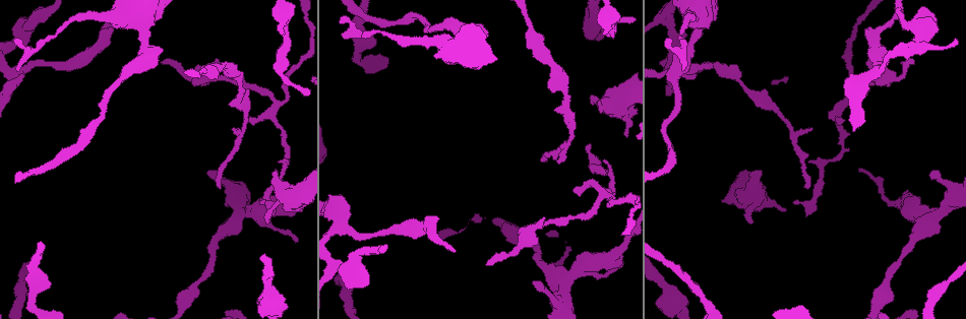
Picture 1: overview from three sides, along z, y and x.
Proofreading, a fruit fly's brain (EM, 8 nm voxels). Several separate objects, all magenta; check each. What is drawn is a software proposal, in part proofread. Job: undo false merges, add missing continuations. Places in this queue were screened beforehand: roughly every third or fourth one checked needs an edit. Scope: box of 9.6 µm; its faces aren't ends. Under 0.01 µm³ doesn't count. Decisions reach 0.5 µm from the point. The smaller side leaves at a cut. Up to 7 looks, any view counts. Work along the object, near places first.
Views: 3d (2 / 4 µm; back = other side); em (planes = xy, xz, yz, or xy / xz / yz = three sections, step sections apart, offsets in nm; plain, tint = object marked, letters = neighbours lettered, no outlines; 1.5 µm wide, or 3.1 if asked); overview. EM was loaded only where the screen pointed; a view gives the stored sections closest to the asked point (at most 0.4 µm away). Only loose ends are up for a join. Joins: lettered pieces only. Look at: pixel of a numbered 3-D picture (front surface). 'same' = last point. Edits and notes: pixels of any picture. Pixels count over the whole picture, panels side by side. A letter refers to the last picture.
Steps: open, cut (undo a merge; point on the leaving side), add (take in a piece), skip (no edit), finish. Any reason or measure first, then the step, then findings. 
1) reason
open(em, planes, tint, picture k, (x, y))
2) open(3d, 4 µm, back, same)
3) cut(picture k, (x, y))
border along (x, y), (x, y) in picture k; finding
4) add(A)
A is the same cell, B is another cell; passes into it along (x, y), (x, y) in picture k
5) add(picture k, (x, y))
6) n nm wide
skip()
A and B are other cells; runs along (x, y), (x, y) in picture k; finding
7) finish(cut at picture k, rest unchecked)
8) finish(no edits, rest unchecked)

an open end
open(em, xz, step 8, tint, picture 1, (593, 105))

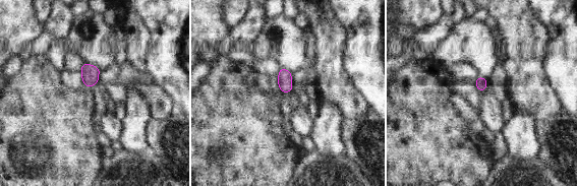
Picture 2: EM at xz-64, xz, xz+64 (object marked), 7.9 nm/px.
open(em, planes, letters, same)

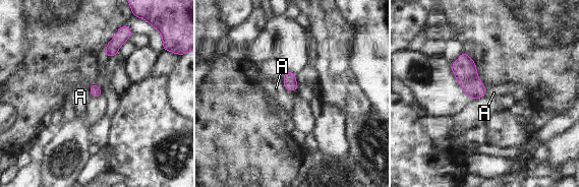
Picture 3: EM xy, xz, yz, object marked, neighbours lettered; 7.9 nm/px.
skip()
A is another cell; border along (281, 79), (287, 89), (295, 92) in picture 3; no lettered piece goes on from it

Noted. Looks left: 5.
branch stops here
open(3d, 4 µm, picture 1, (217, 60))

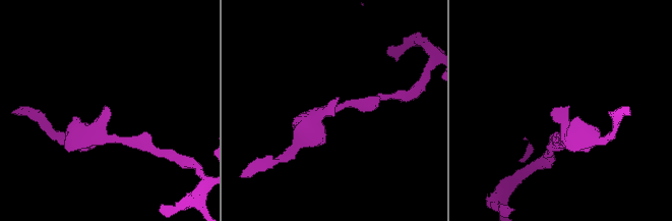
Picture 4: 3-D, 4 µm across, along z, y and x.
open(em, planes, letters, picture 4, (108, 107))

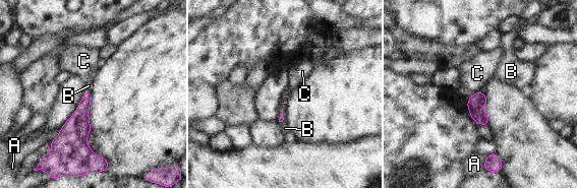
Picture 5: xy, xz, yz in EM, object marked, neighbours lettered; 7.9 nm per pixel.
add(B)
B is the same cell, A and C are other cells; the neuron continues

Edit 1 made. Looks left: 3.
finish(add at picture 5, rest unchecked)

